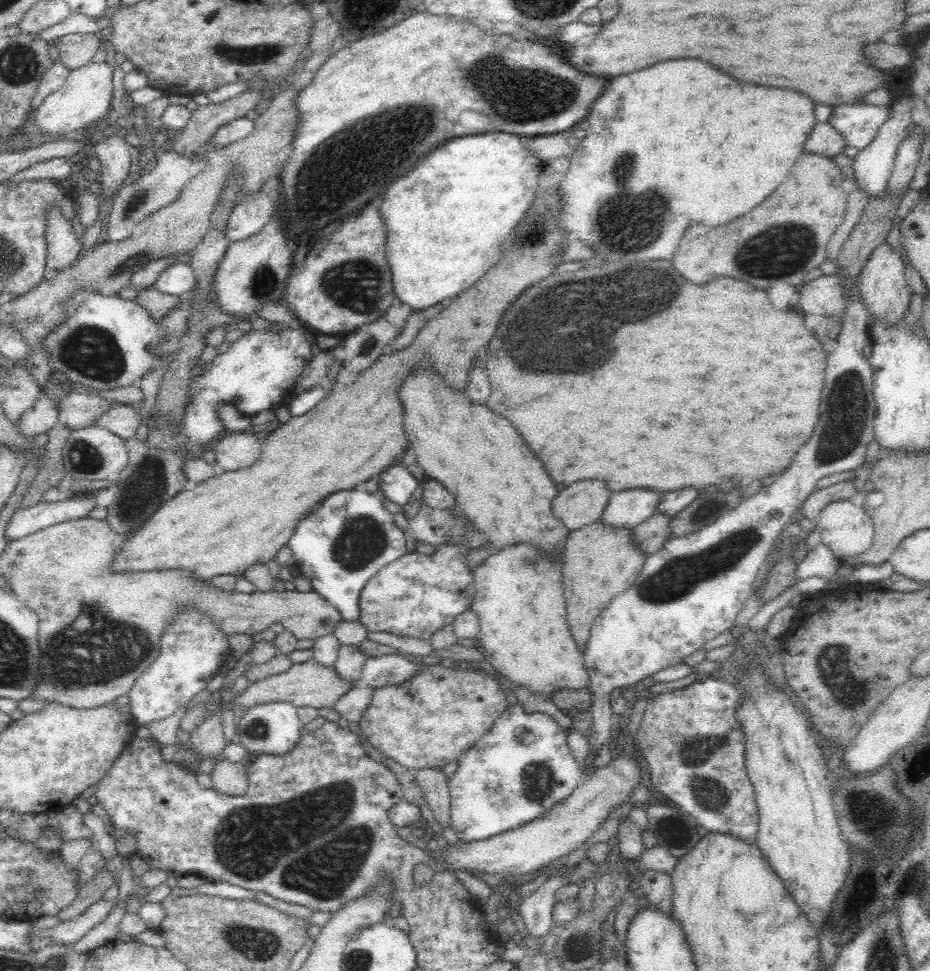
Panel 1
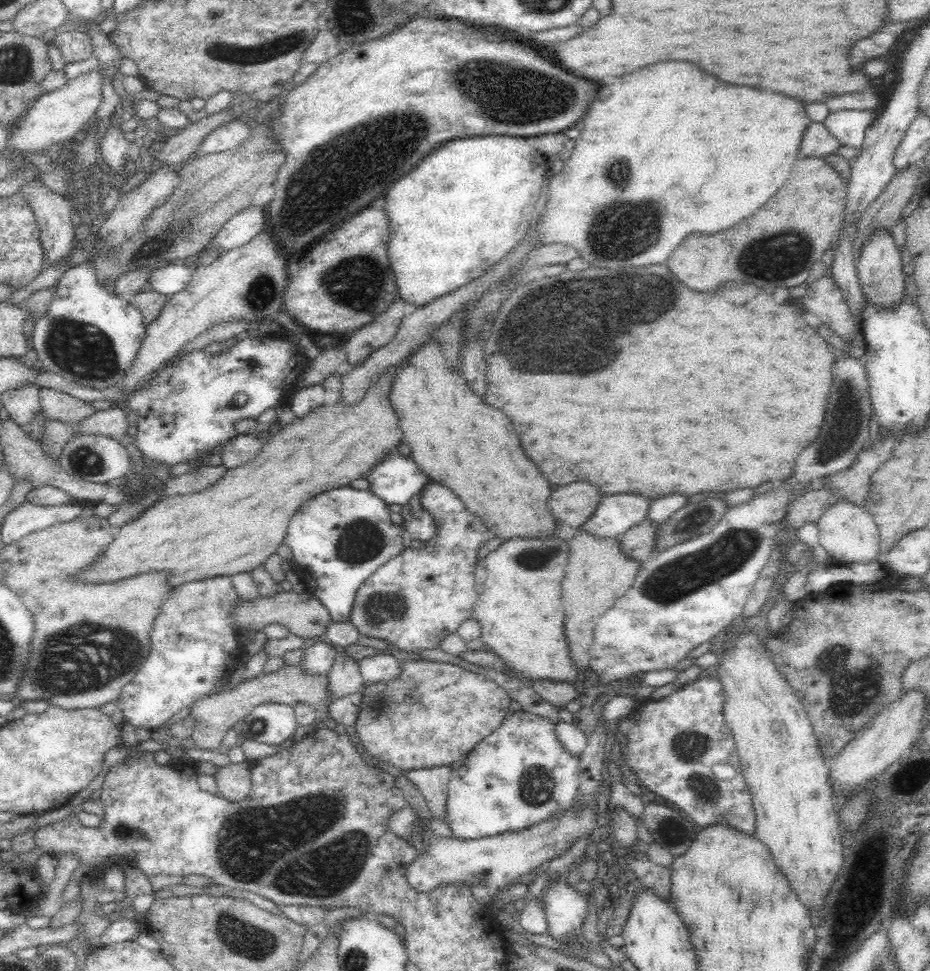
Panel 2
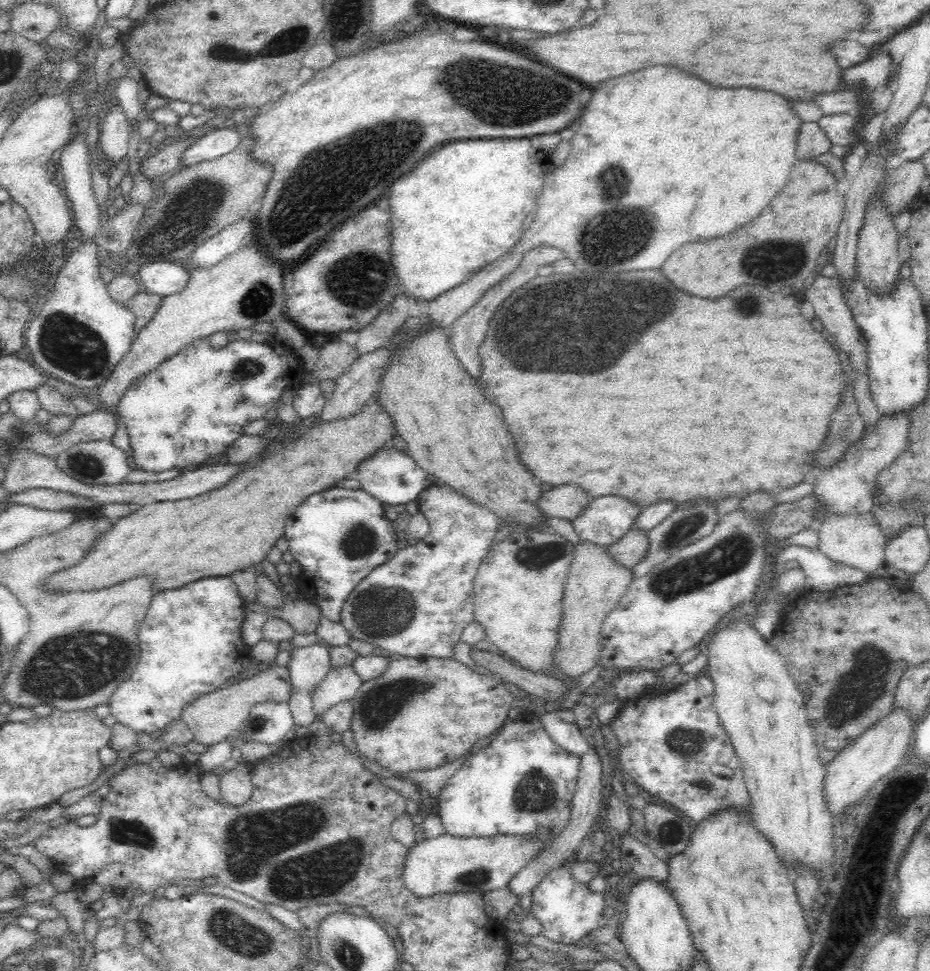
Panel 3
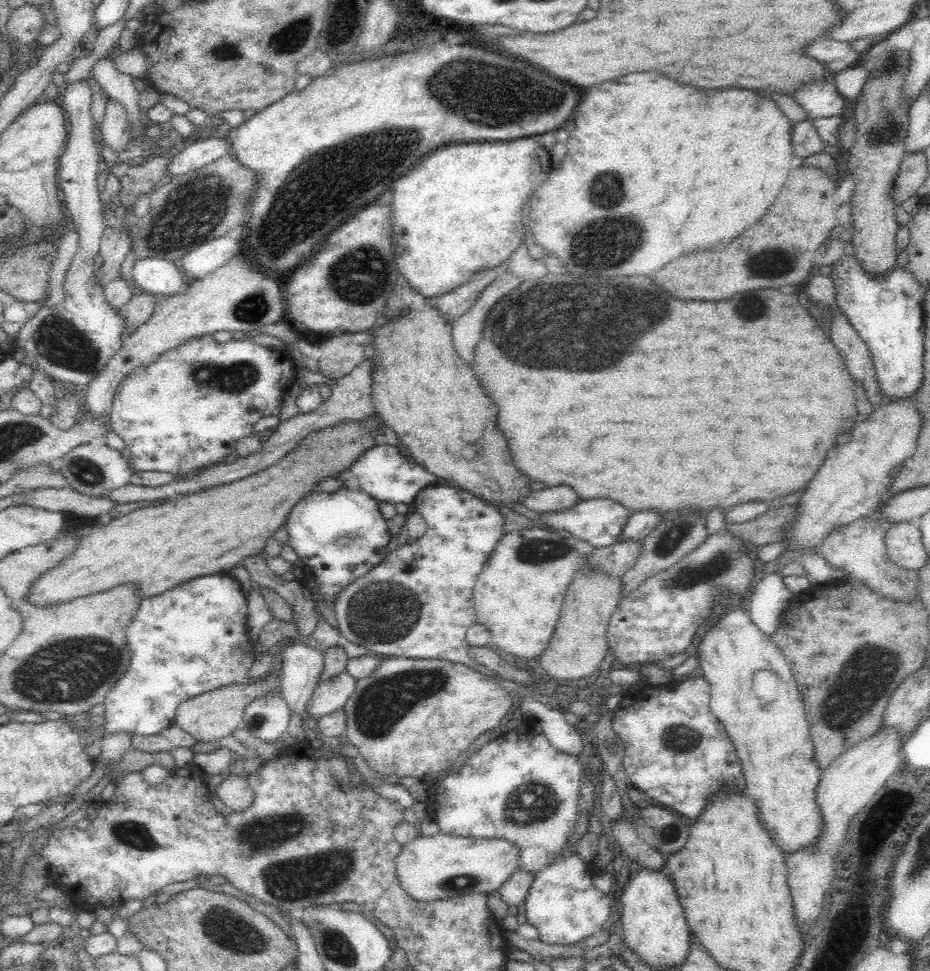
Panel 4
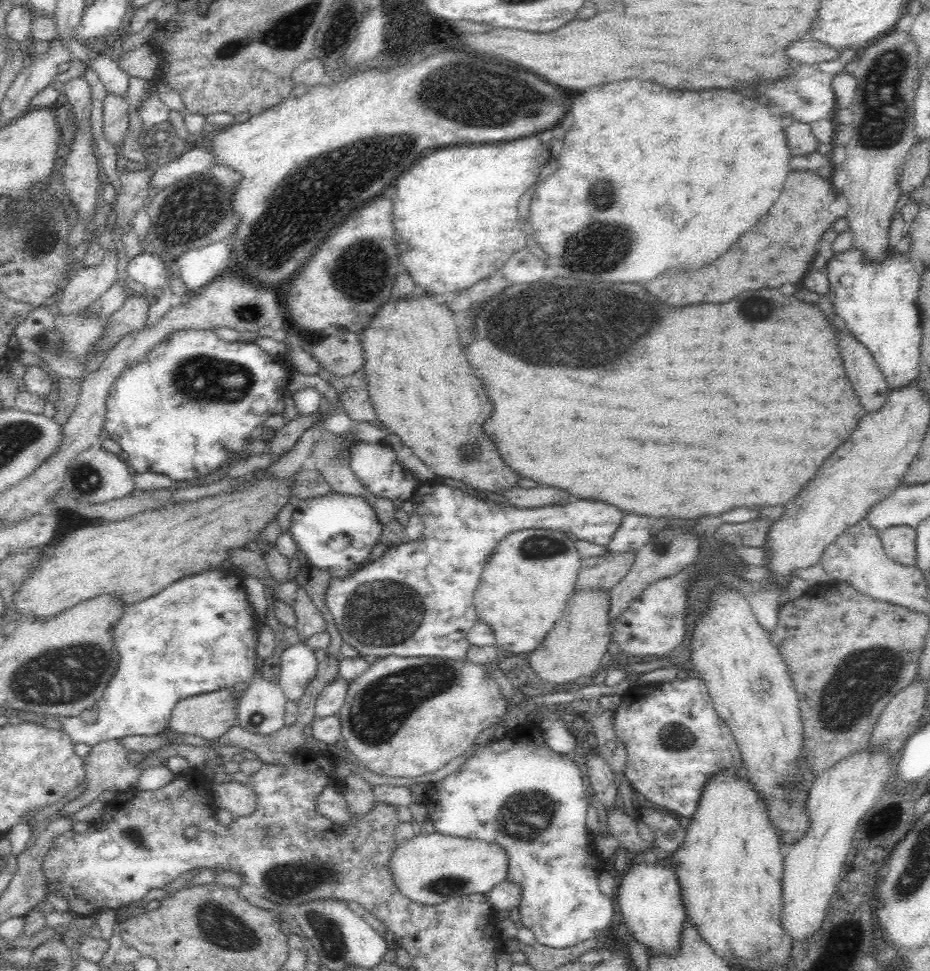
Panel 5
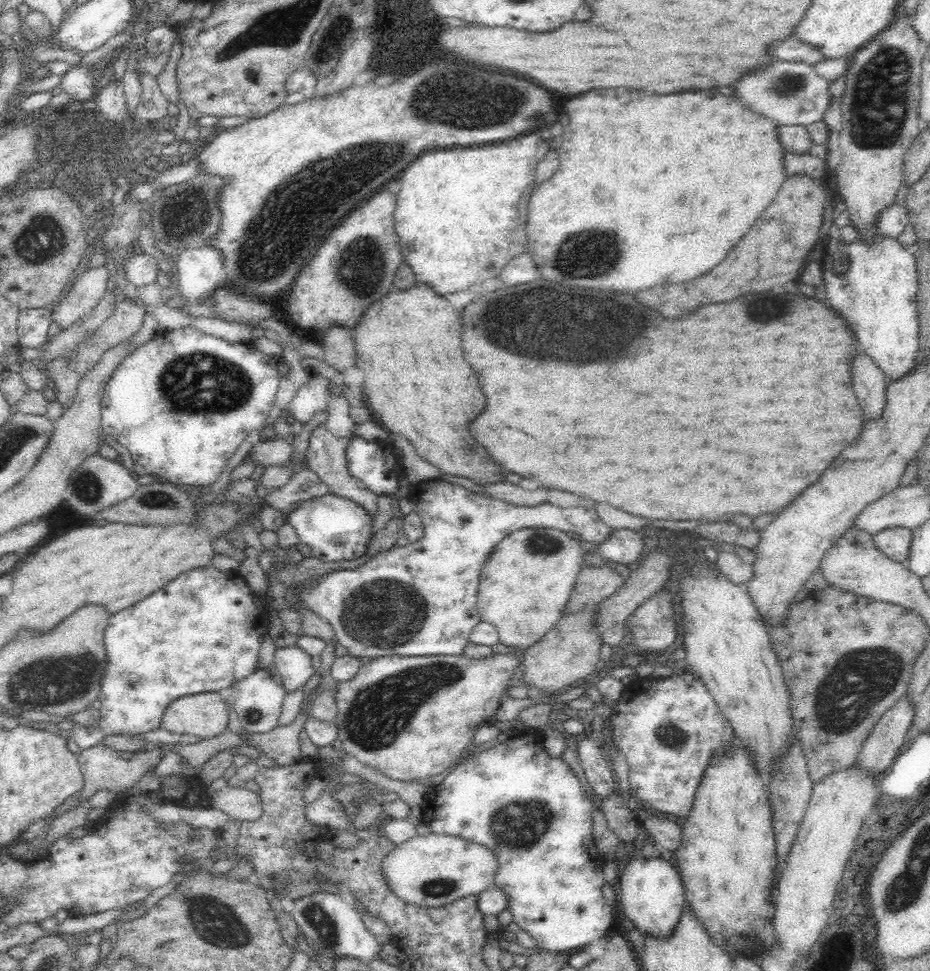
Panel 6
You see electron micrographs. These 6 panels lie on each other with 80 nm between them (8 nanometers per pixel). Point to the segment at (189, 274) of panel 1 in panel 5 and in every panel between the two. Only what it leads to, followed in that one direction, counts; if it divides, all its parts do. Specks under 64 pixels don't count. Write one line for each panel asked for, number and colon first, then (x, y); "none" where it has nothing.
2: (168, 280)
3: (163, 278)
4: (156, 275)
5: (145, 269)

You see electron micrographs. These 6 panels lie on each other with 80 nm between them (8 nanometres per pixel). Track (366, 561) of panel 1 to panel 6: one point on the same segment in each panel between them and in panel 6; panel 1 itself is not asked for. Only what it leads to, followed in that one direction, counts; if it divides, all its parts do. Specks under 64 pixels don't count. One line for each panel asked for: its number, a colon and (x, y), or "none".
2: (340, 537)
3: (339, 535)
4: (337, 535)
5: (336, 531)
6: (335, 528)

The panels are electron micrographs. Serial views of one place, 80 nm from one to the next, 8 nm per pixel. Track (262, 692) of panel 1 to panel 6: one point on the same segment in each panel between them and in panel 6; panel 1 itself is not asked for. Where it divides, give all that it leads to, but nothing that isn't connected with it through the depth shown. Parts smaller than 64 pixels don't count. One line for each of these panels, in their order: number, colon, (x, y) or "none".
2: (214, 715)
3: (214, 716)
4: (208, 717)
5: (210, 715)
6: (206, 715)

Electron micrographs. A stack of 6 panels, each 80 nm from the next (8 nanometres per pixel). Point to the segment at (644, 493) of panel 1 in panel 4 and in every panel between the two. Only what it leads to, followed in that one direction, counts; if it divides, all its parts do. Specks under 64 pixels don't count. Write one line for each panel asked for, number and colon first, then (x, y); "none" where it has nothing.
2: (615, 514)
3: (605, 519)
4: (599, 522)

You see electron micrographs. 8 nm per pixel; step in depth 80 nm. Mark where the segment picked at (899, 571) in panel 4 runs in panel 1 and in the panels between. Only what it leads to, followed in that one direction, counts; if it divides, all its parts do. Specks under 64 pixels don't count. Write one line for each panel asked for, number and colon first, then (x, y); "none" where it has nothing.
1: (846, 529)
2: (848, 532)
3: (856, 540)

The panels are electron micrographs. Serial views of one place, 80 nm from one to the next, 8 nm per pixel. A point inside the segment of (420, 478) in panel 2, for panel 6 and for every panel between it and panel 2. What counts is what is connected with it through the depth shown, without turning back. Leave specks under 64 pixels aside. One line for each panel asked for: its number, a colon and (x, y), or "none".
3: (392, 477)
4: (381, 472)
5: (376, 466)
6: (375, 466)

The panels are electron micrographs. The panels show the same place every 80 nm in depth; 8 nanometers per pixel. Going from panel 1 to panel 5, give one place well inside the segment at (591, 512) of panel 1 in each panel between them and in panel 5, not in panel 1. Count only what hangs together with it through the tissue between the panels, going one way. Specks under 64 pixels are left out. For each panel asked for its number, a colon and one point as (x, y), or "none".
2: (572, 504)
3: (567, 501)
4: (560, 498)
5: (520, 497)

